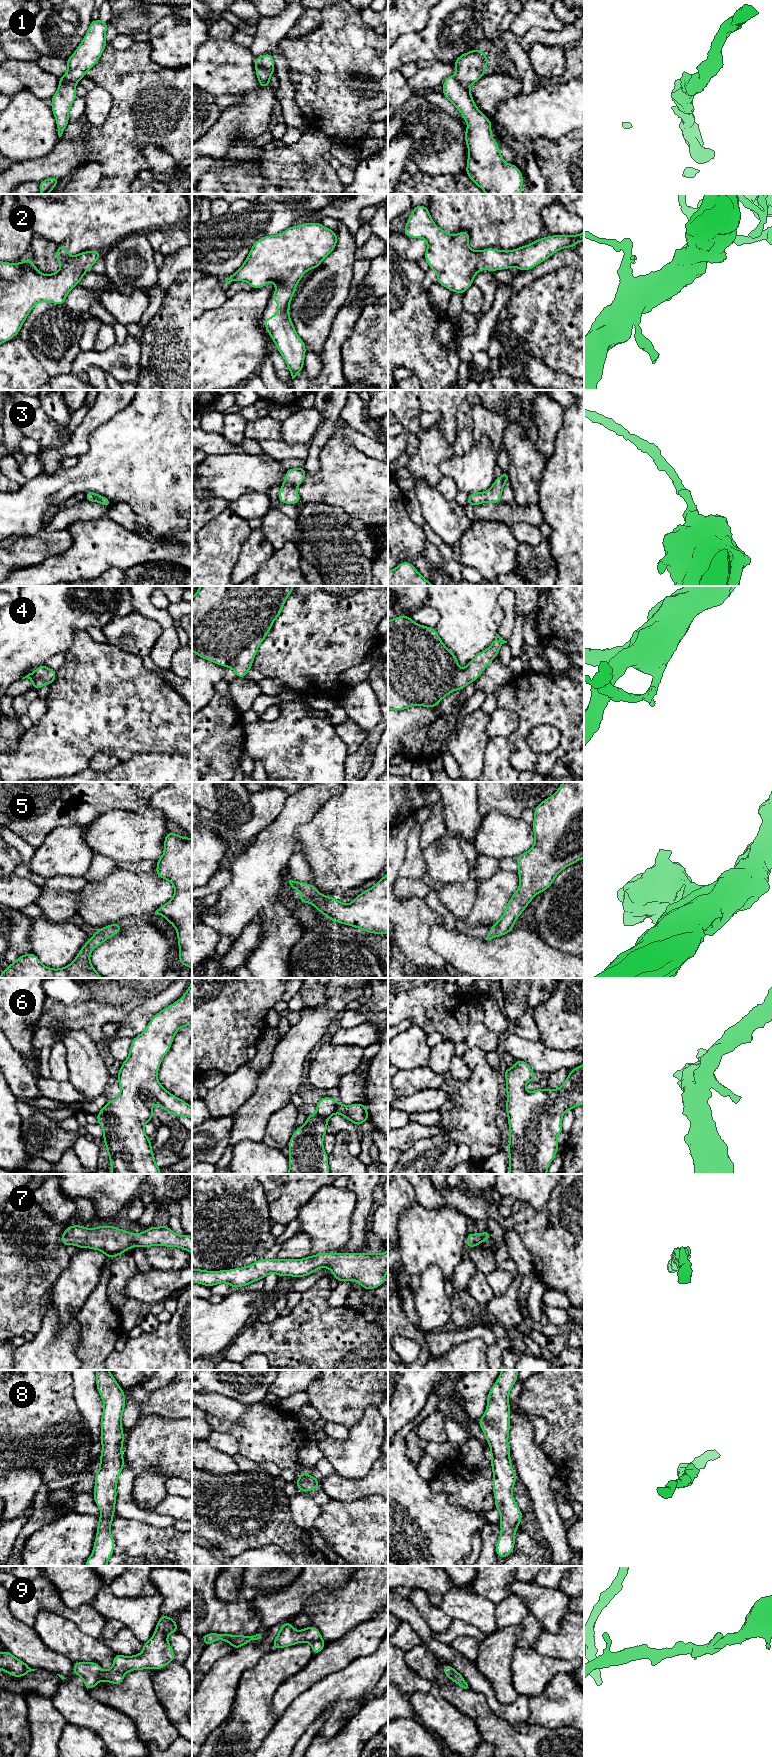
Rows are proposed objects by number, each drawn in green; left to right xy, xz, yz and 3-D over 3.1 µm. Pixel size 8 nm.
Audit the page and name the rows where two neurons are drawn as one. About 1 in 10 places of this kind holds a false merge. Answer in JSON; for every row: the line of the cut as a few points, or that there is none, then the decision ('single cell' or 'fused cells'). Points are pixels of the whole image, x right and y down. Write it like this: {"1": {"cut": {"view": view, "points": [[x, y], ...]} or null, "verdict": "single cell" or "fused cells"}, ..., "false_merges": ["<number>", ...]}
{"1": {"cut": null, "verdict": "single cell"}, "2": {"cut": null, "verdict": "single cell"}, "3": {"cut": null, "verdict": "single cell"}, "4": {"cut": null, "verdict": "single cell"}, "5": {"cut": null, "verdict": "single cell"}, "6": {"cut": null, "verdict": "single cell"}, "7": {"cut": null, "verdict": "single cell"}, "8": {"cut": null, "verdict": "single cell"}, "9": {"cut": null, "verdict": "single cell"}, "false_merges": []}

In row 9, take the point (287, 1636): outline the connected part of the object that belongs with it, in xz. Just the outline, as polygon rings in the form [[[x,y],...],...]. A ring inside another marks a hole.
[[[285,1622],[276,1635],[272,1649],[288,1647],[301,1642],[309,1642],[313,1655],[317,1655],[326,1646],[318,1628],[307,1626],[305,1629],[294,1631],[292,1622]]]

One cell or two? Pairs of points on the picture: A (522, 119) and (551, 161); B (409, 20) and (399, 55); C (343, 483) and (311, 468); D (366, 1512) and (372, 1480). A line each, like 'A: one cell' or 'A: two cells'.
A: two cells
B: two cells
C: two cells
D: two cells

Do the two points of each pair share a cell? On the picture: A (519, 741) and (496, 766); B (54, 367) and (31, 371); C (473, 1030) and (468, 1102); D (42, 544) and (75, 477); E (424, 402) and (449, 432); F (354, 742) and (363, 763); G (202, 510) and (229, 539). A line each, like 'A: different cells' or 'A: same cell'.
A: different cells
B: different cells
C: different cells
D: different cells
E: same cell
F: different cells
G: different cells

